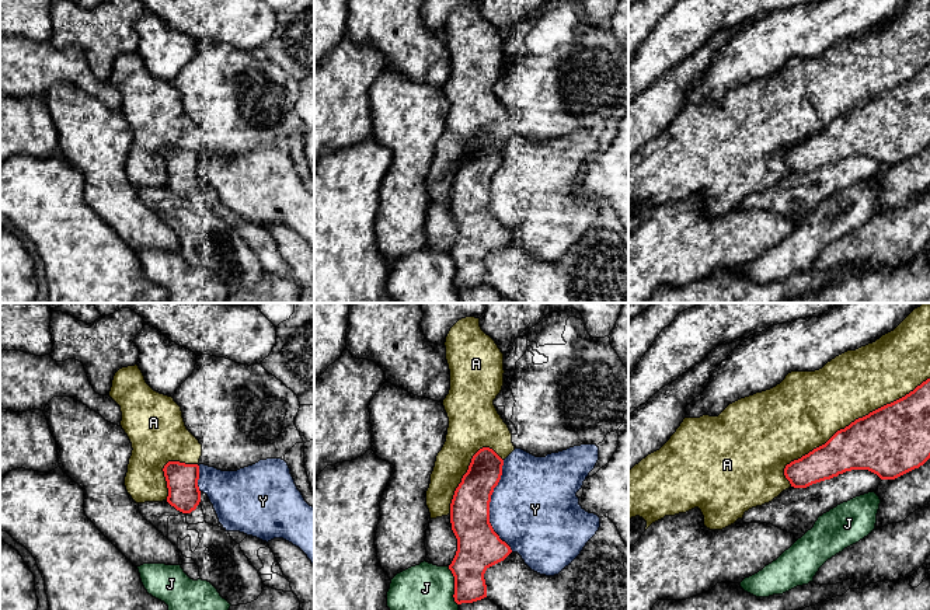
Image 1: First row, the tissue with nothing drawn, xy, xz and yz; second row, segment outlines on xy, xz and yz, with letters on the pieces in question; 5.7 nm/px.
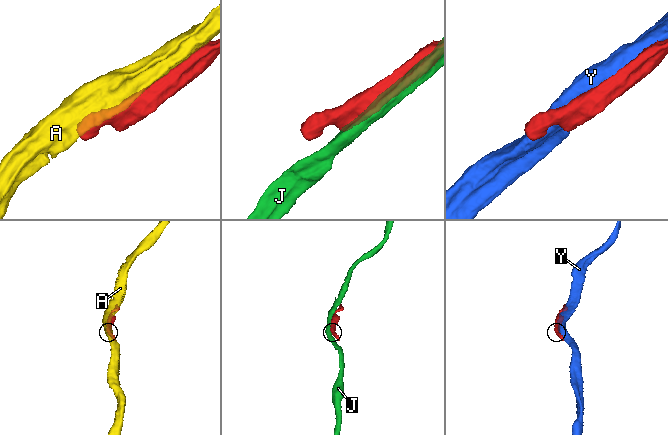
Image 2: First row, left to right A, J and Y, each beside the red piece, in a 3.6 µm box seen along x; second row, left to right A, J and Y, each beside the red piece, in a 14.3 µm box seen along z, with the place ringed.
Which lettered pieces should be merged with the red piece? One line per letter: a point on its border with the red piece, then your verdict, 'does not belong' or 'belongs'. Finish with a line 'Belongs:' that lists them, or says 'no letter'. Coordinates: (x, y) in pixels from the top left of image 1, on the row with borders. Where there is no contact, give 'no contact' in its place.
A: meets red in yz at (849, 425); does not belong
J: meets red in xz at (455, 586); does not belong
Y: meets red in xz at (488, 506); does not belong
Belongs: no letter

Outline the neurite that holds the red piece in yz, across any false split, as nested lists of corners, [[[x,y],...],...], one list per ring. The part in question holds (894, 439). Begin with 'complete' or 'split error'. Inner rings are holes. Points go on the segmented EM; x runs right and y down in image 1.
complete; [[[930,379],[905,397],[856,419],[837,431],[825,445],[814,449],[784,468],[794,488],[830,480],[851,470],[868,470],[881,480],[895,480],[930,459]]]

